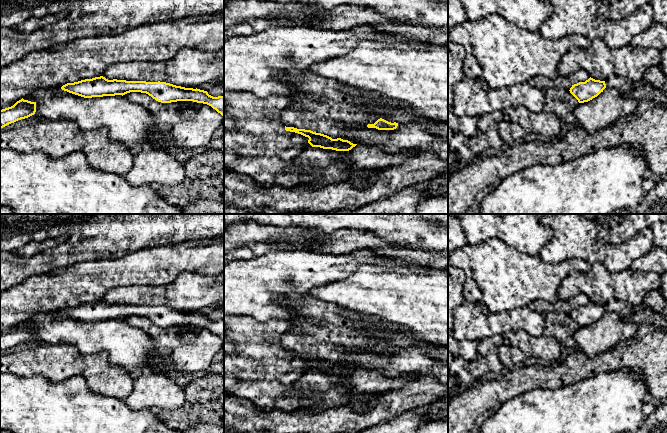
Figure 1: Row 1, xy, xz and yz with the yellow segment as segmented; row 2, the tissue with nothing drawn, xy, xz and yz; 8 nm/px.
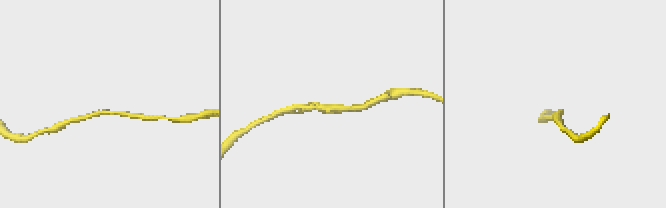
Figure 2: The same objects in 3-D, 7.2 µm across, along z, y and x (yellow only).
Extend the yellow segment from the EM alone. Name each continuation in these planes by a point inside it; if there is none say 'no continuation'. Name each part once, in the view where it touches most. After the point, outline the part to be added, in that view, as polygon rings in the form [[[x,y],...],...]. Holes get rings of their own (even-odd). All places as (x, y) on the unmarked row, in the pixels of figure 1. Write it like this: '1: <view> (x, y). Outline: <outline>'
no continuation

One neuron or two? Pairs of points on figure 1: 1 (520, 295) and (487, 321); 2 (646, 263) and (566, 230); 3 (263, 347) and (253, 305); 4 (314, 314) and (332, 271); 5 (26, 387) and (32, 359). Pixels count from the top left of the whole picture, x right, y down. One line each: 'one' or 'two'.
1: two
2: two
3: two
4: two
5: two

